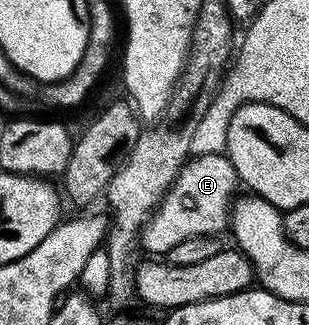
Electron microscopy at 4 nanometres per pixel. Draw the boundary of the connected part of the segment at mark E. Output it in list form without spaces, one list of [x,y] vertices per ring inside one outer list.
[[[207,153],[192,156],[181,167],[169,191],[142,227],[141,247],[149,250],[150,256],[165,257],[171,249],[175,249],[175,245],[179,245],[179,241],[200,235],[220,236],[220,231],[230,226],[231,208],[238,194],[237,187],[239,188],[239,180],[235,165],[231,165],[228,155]]]

